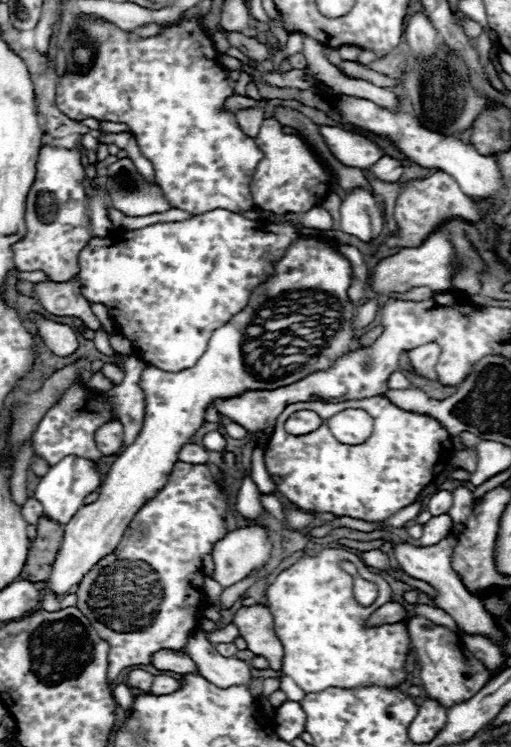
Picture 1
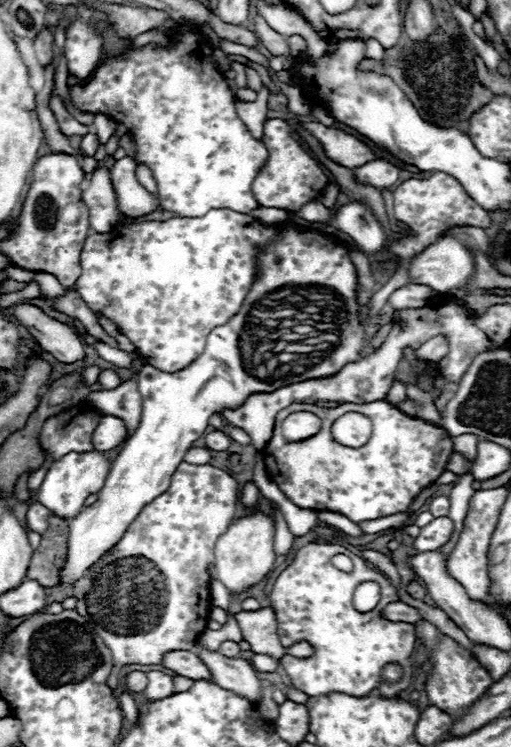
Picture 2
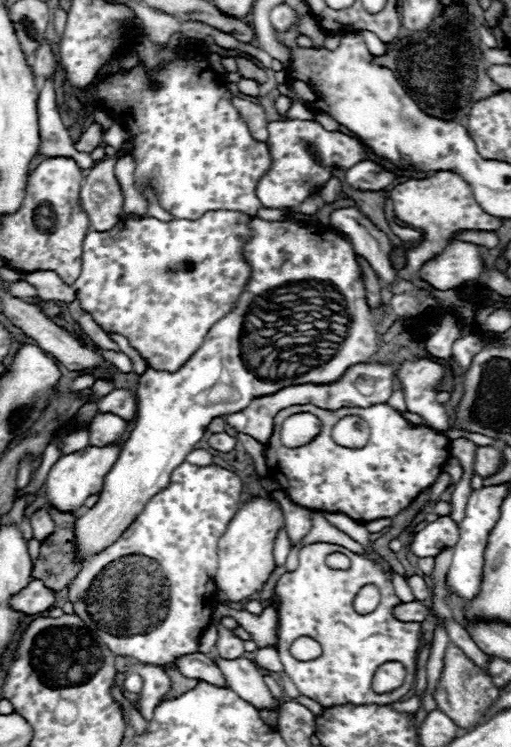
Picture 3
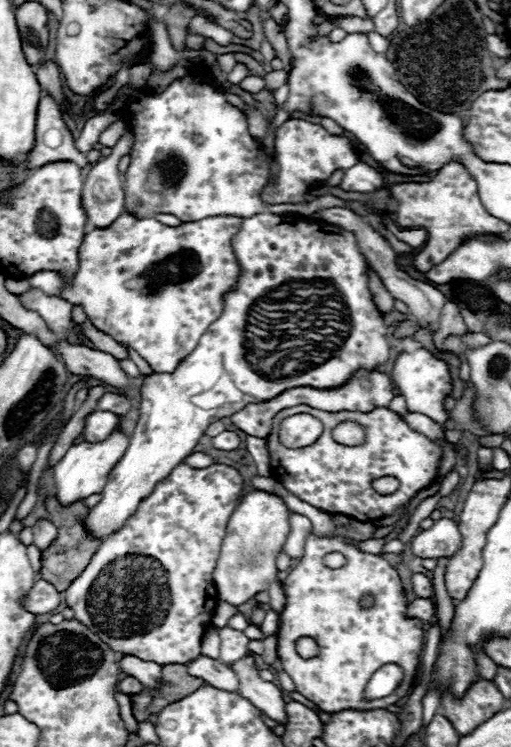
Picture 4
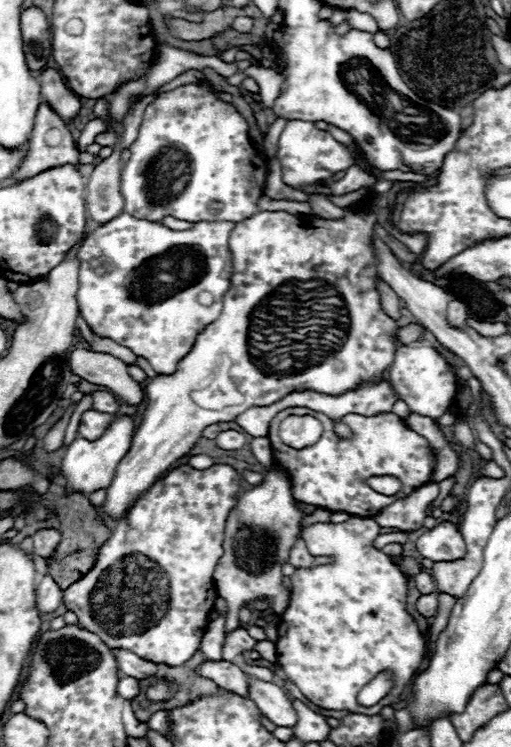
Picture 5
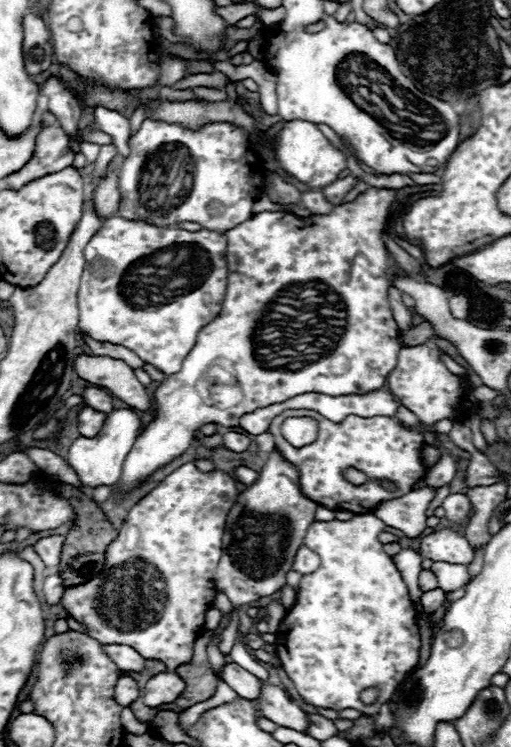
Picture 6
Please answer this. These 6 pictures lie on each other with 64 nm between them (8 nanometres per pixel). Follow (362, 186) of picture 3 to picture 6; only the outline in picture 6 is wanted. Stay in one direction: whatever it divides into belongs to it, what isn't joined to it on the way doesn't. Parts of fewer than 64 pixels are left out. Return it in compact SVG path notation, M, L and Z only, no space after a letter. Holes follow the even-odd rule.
M354 176L336 180L334 184L328 184L326 188L322 188L322 194L326 196L328 202L332 202L334 206L338 206L338 204L342 202L342 198L352 190L352 186L354 186L356 182L358 182L358 178L354 178Z

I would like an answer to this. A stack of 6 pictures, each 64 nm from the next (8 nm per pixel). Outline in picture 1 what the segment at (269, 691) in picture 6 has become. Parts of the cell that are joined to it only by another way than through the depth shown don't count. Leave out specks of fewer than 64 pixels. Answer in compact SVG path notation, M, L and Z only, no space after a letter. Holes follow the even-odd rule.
M198 630L190 636L184 652L198 664L200 674L220 688L230 686L250 686L252 674L246 662L238 658L224 658L216 648L204 638L204 632Z

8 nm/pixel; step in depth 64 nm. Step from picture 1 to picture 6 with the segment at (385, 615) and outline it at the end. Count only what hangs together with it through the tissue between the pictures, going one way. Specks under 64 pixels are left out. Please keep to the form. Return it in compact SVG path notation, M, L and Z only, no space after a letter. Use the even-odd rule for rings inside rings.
M434 588L422 594L422 606L426 612L436 612L446 602L446 592L442 588Z

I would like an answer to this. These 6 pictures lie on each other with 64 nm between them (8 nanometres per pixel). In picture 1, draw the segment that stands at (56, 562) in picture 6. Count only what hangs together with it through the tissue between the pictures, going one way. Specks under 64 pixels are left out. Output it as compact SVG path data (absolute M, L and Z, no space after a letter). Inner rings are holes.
M28 498L28 502L24 504L22 508L22 518L32 524L32 526L38 526L38 520L44 516L44 508L42 504L36 500L36 498Z

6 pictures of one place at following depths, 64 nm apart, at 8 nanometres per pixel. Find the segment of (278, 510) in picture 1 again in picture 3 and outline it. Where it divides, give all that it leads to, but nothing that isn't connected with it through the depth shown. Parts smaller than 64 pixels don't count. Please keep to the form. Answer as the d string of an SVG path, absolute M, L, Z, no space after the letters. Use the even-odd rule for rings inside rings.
M282 530L282 532L278 534L278 540L276 540L276 544L274 544L274 560L276 560L276 566L284 566L284 564L286 564L288 552L290 552L288 534L286 534L286 530Z

